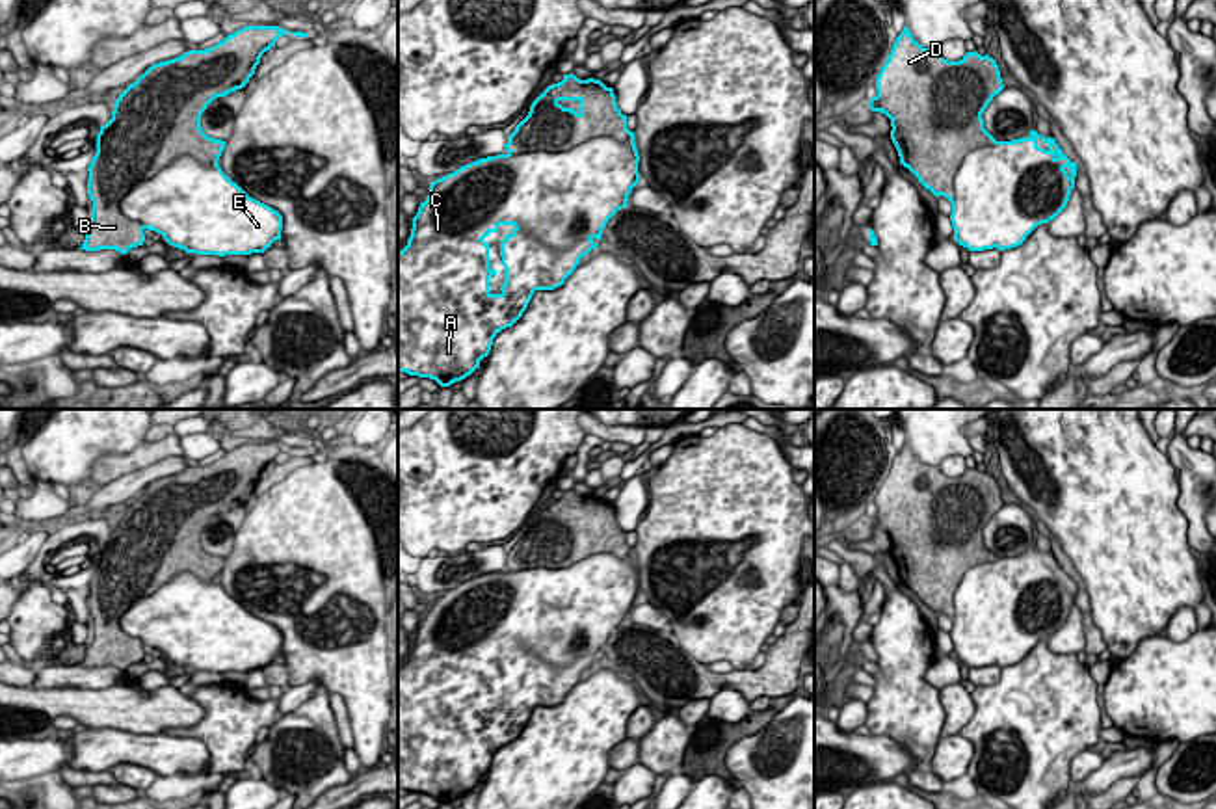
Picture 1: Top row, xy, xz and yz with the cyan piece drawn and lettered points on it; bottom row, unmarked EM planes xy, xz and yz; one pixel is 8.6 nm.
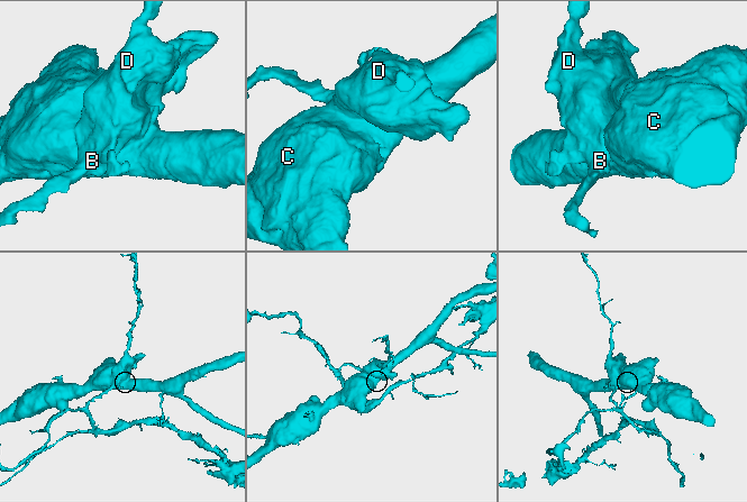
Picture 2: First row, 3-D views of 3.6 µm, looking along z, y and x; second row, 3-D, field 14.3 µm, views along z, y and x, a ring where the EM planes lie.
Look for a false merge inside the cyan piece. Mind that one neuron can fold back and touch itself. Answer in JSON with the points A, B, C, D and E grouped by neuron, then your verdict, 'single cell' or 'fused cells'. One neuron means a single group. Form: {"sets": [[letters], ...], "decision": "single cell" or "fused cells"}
{"sets": [["A", "C", "E"], ["B", "D"]], "decision": "fused cells"}

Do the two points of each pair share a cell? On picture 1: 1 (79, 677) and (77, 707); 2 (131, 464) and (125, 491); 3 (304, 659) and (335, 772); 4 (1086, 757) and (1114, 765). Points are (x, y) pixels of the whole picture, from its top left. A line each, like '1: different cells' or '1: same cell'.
1: different cells
2: different cells
3: different cells
4: different cells

